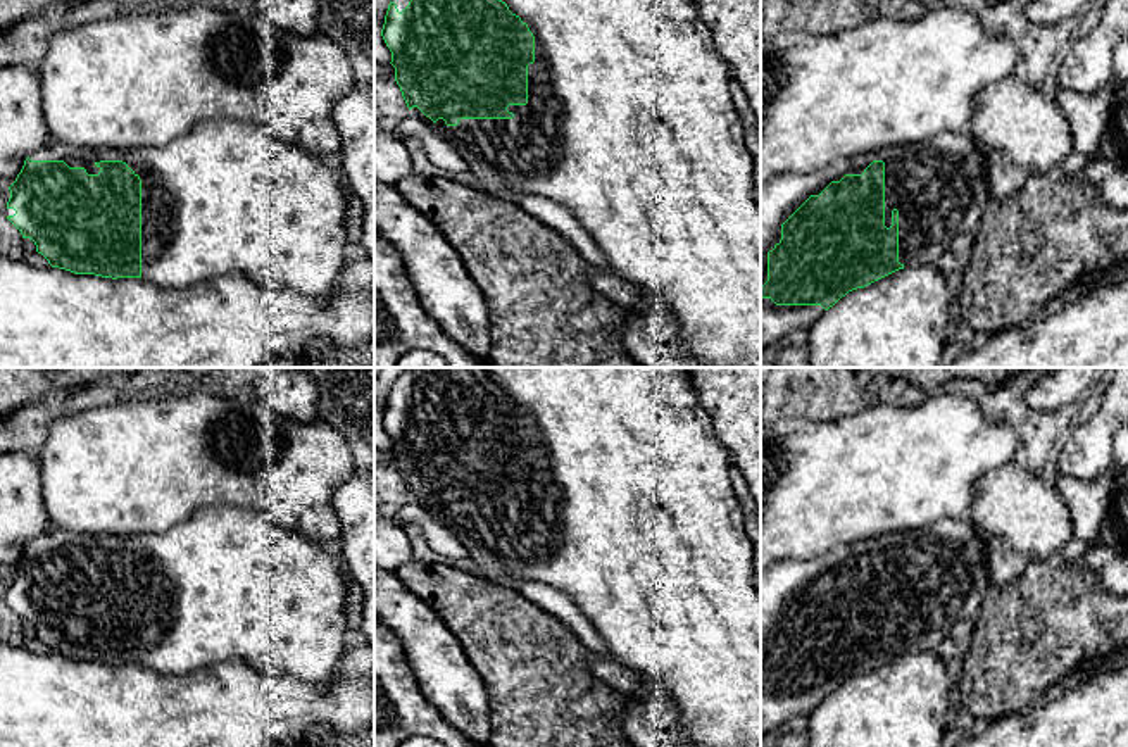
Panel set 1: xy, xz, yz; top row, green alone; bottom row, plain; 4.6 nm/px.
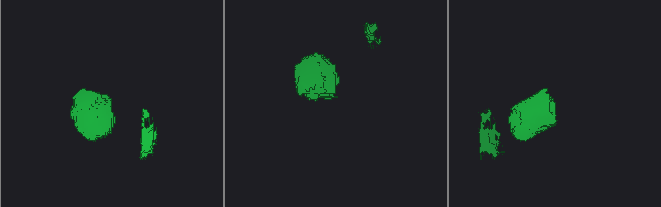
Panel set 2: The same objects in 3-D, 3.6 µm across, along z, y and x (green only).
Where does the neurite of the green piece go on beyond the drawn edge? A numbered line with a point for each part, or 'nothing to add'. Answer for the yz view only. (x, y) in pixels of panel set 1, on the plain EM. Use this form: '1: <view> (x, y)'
1: yz (940, 575)

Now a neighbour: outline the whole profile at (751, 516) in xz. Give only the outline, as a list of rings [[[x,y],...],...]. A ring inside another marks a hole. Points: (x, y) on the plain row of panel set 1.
[[[733,464],[730,468],[730,478],[736,499],[743,509],[743,526],[754,547],[754,585],[761,592],[761,519],[757,512],[757,504],[752,499],[743,474]]]

